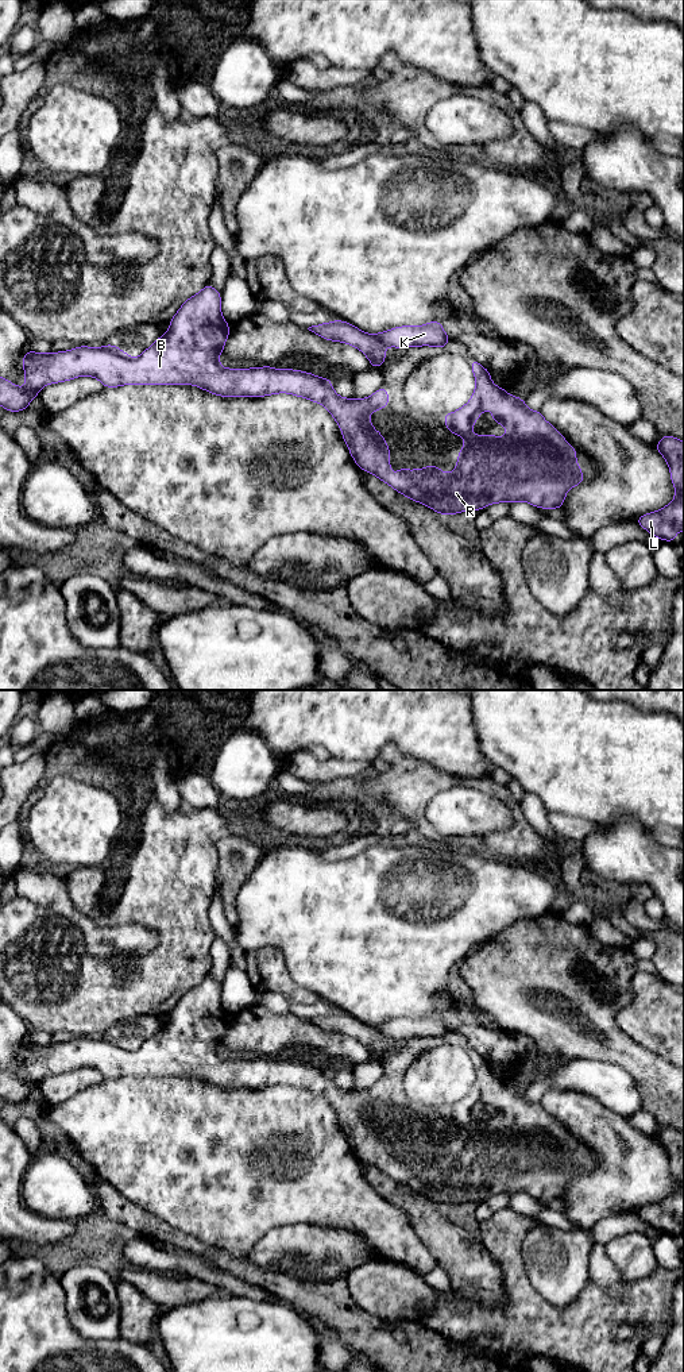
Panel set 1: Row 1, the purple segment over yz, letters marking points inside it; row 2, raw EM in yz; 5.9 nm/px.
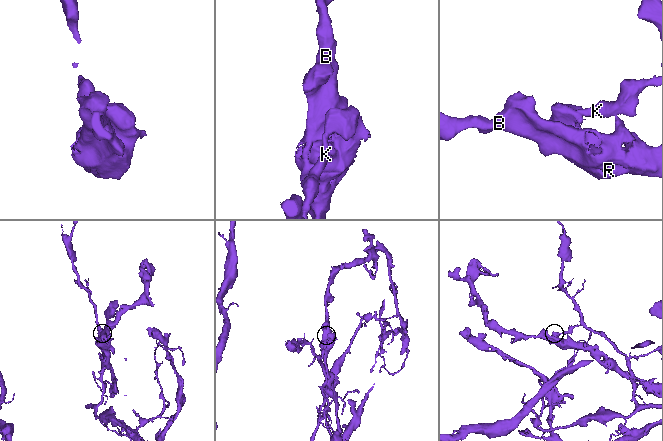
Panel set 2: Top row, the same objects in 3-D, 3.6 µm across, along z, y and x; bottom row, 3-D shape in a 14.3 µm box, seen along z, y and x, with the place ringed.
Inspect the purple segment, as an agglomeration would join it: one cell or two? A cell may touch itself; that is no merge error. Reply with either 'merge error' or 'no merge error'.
merge error

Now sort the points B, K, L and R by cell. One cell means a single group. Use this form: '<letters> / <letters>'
B L R / K

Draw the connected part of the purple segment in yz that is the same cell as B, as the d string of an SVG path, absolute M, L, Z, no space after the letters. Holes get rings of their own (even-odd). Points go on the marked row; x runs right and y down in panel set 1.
M210 284L205 285L201 292L188 298L178 312L171 317L169 331L161 335L159 339L147 347L147 350L143 351L136 359L131 358L127 352L117 348L112 343L100 348L80 346L69 351L47 354L26 351L23 354L23 374L26 377L26 388L20 389L15 384L0 377L0 406L9 412L20 412L28 408L31 398L38 397L39 390L45 385L63 382L82 375L97 378L104 388L117 388L121 385L194 385L220 397L247 396L255 398L277 393L290 393L293 396L322 404L329 411L341 429L341 435L348 446L349 454L362 470L374 474L398 493L416 502L429 506L440 514L482 510L490 504L515 501L525 501L536 508L542 509L561 509L565 501L565 493L571 487L575 487L584 481L583 471L576 460L576 447L568 447L568 440L542 417L540 411L529 411L523 398L510 396L503 388L495 386L490 377L491 373L476 359L472 359L469 363L476 379L476 388L472 398L453 413L444 415L444 425L449 429L449 432L465 438L463 450L457 454L456 470L452 473L443 473L437 466L429 463L426 469L417 470L398 467L395 469L398 475L393 477L390 474L389 446L384 442L383 435L370 424L371 412L384 409L389 405L389 390L380 386L371 397L367 398L343 398L333 390L331 378L320 378L312 373L290 370L286 367L277 371L274 366L252 369L221 367L217 357L223 354L231 327L221 316L220 304L221 293L219 293ZM490 408L494 413L490 420L506 427L506 439L495 435L476 436L471 432L472 425L476 423L482 412Z

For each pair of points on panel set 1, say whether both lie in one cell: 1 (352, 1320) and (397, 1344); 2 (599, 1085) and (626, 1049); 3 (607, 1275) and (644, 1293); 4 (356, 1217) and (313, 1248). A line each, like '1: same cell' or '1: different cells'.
1: same cell
2: different cells
3: different cells
4: different cells

